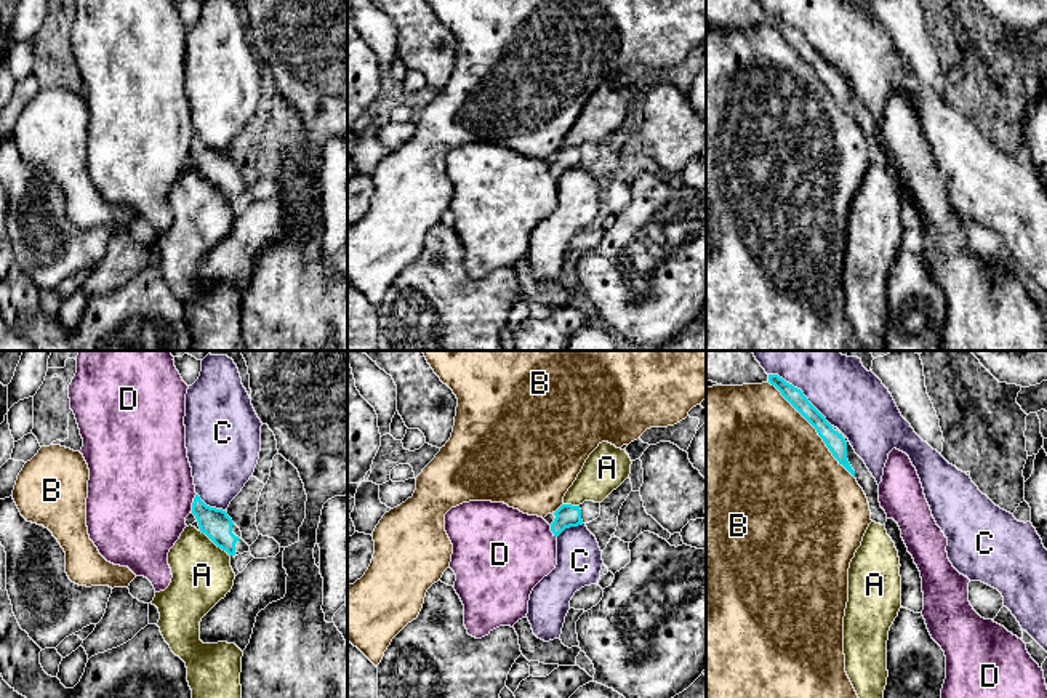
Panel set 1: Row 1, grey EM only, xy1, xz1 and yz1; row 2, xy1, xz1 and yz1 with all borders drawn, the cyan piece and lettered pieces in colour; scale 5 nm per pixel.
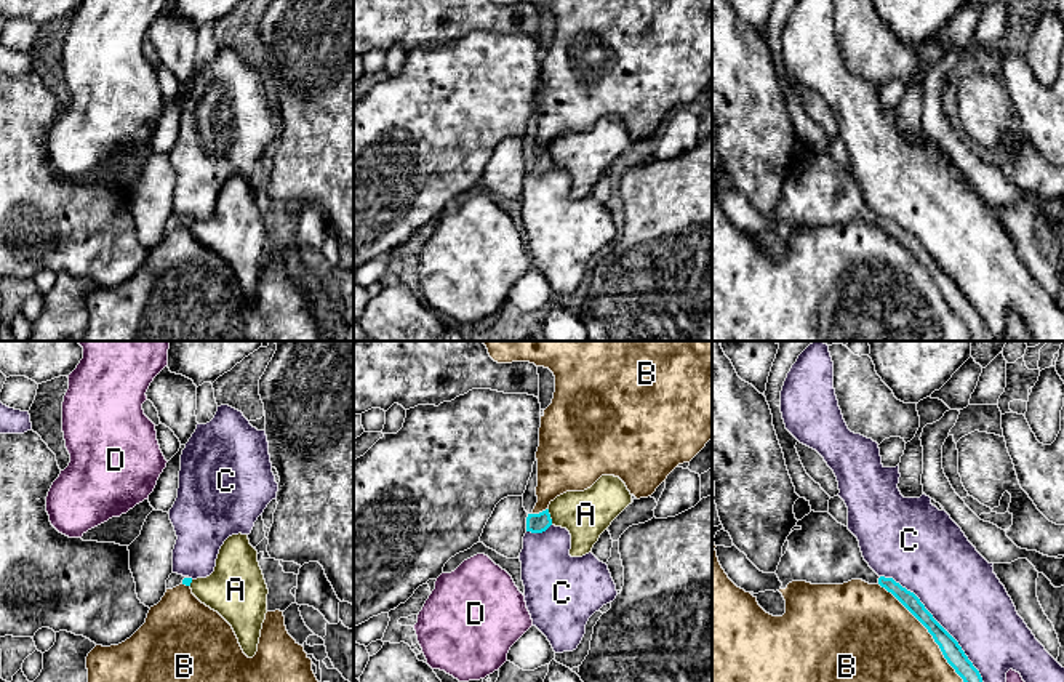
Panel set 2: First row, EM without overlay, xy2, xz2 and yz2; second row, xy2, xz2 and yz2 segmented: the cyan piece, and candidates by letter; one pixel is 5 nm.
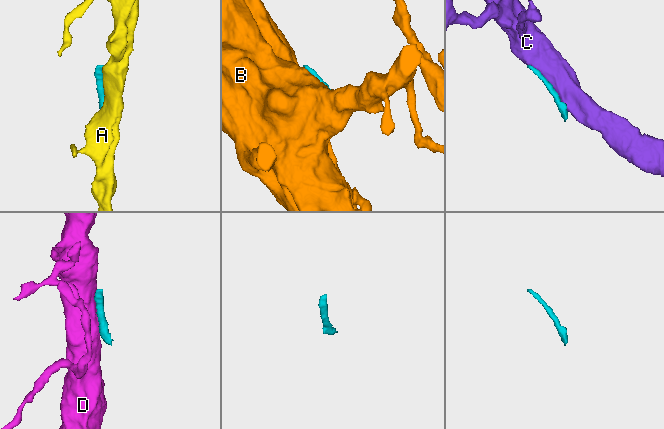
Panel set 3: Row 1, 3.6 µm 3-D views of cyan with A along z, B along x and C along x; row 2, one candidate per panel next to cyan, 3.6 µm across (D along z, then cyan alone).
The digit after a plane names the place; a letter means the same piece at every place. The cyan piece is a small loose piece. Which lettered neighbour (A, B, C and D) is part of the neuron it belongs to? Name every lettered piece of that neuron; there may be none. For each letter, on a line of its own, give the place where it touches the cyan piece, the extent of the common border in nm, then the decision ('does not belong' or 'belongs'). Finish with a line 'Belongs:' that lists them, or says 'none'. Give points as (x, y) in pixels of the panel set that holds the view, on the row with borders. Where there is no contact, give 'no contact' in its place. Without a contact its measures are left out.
A: xy1 (215, 543) | 200 nm | does not belong
B: yz2 (928, 631) | 650 nm | does not belong
C: yz2 (936, 621) | 750 nm | does not belong
D: xy1 (194, 501) | 90 nm | does not belong
Belongs: none

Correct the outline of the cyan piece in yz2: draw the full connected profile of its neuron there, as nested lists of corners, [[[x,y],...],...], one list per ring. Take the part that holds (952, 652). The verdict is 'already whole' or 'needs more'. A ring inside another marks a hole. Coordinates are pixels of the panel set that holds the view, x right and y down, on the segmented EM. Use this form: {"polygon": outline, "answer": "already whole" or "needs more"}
{"polygon": [[[811,511],[792,528],[774,573],[760,572],[736,546],[717,546],[728,578],[746,592],[786,589],[792,581],[843,584],[862,580],[891,592],[933,636],[947,663],[963,682],[982,682],[958,642],[933,618],[920,599],[893,578],[878,576],[864,560],[858,538],[829,512]]], "answer": "needs more"}

